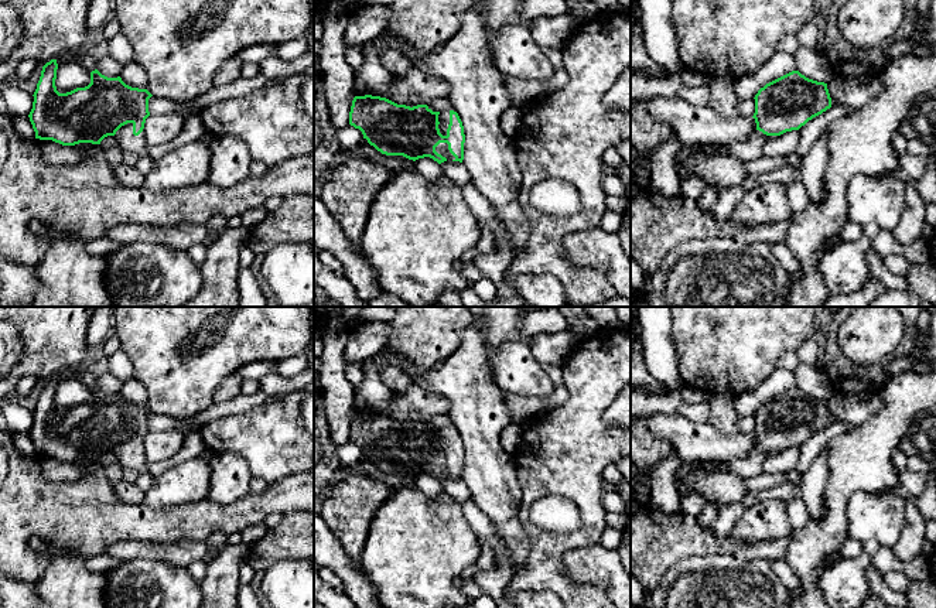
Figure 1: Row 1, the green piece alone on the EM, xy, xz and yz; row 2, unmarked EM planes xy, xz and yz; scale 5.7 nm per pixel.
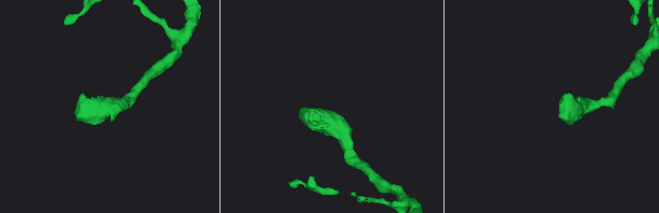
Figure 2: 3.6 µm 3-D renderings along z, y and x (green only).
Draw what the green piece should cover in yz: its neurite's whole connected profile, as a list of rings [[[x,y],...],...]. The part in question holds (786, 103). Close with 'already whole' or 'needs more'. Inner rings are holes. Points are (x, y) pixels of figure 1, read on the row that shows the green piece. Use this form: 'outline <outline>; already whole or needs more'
outline [[[792,71],[758,90],[755,95],[756,131],[732,144],[717,144],[742,161],[764,156],[764,146],[771,136],[799,130],[813,117],[831,107],[827,83],[806,78]]]; needs more

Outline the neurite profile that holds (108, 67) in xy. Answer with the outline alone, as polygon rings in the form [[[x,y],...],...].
[[[105,57],[98,62],[98,71],[107,76],[107,78],[117,78],[120,76],[120,72],[123,69],[123,65],[119,64],[116,59],[112,57]]]

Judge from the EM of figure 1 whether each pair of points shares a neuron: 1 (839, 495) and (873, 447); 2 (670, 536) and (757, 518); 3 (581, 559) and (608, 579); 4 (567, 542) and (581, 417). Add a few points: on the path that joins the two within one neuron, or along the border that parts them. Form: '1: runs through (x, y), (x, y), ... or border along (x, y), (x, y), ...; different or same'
1: runs through (841, 484), (849, 471), (861, 458); same
2: border along (730, 535), (743, 540), (765, 540); different
3: runs through (588, 564), (594, 564), (601, 571); same
4: runs through (588, 515), (588, 499), (581, 482), (581, 450); same

